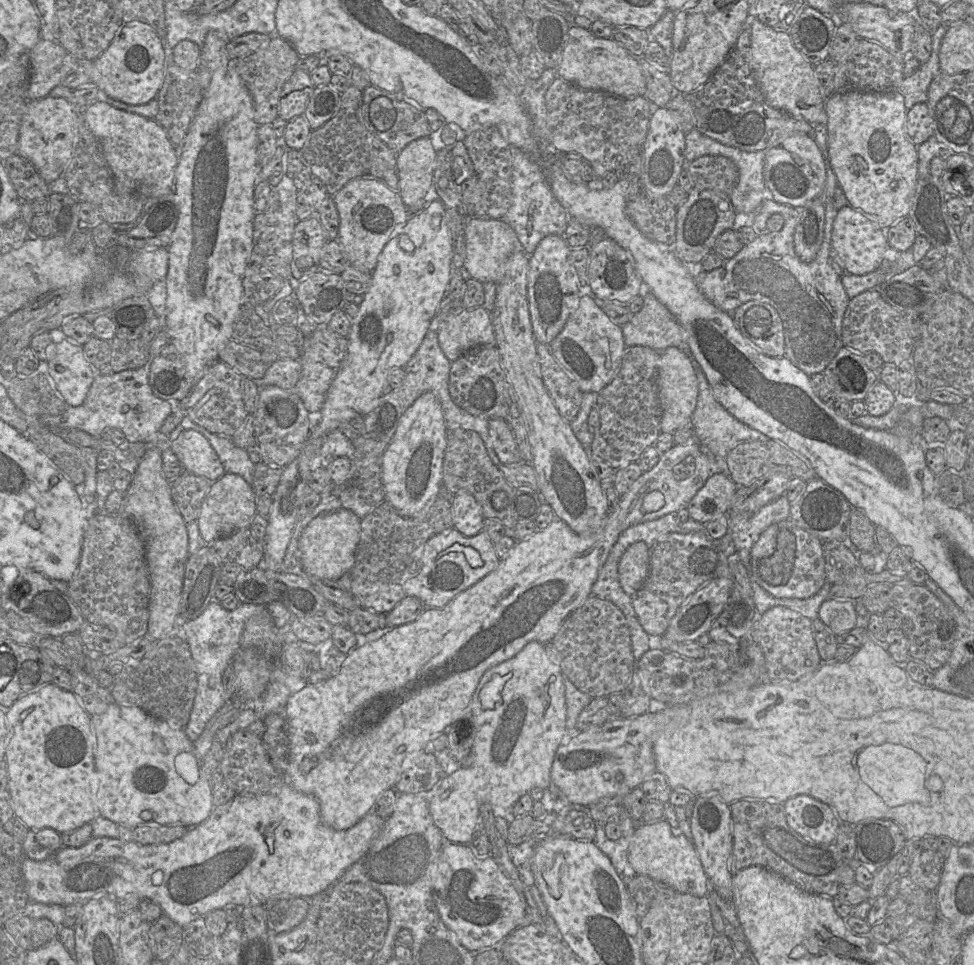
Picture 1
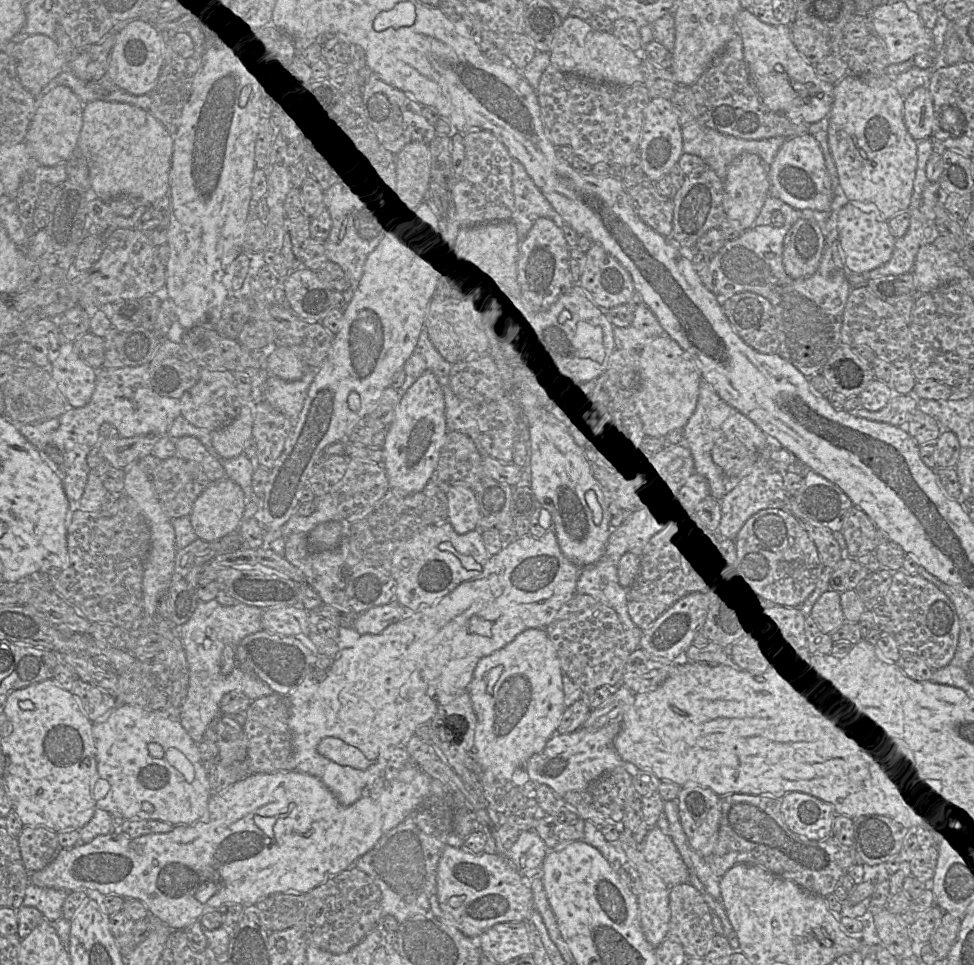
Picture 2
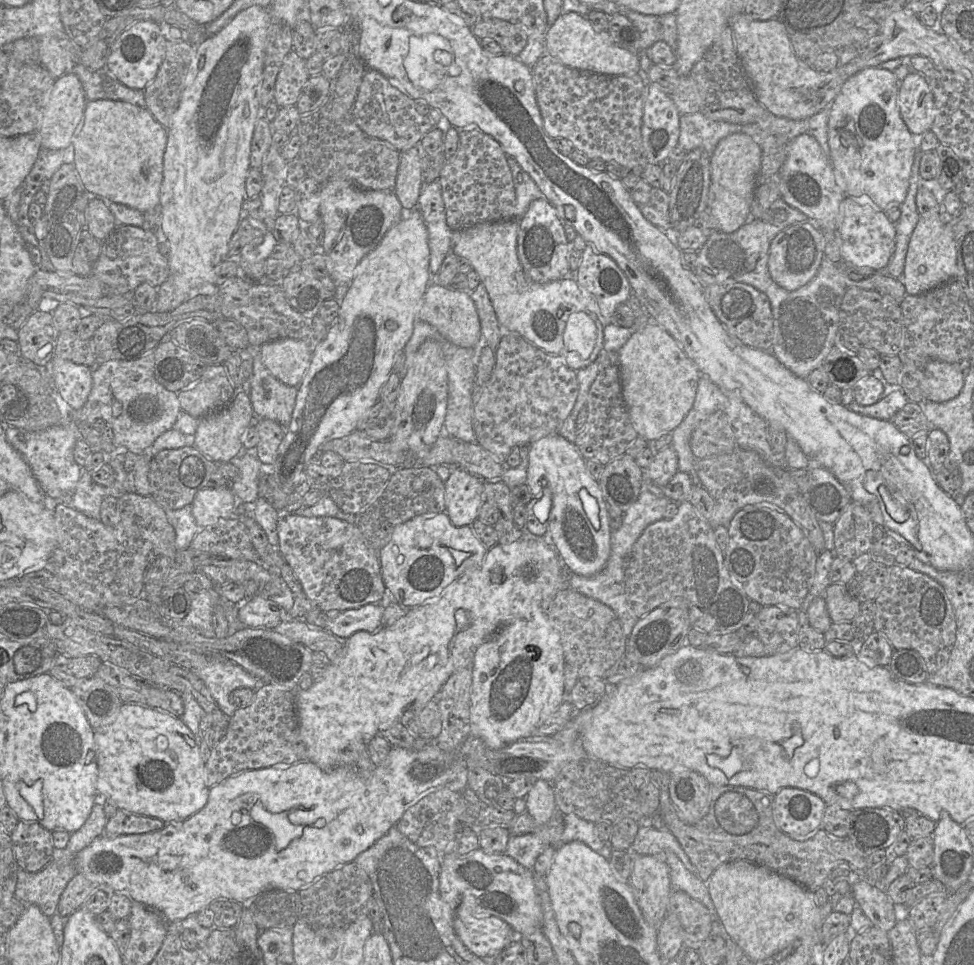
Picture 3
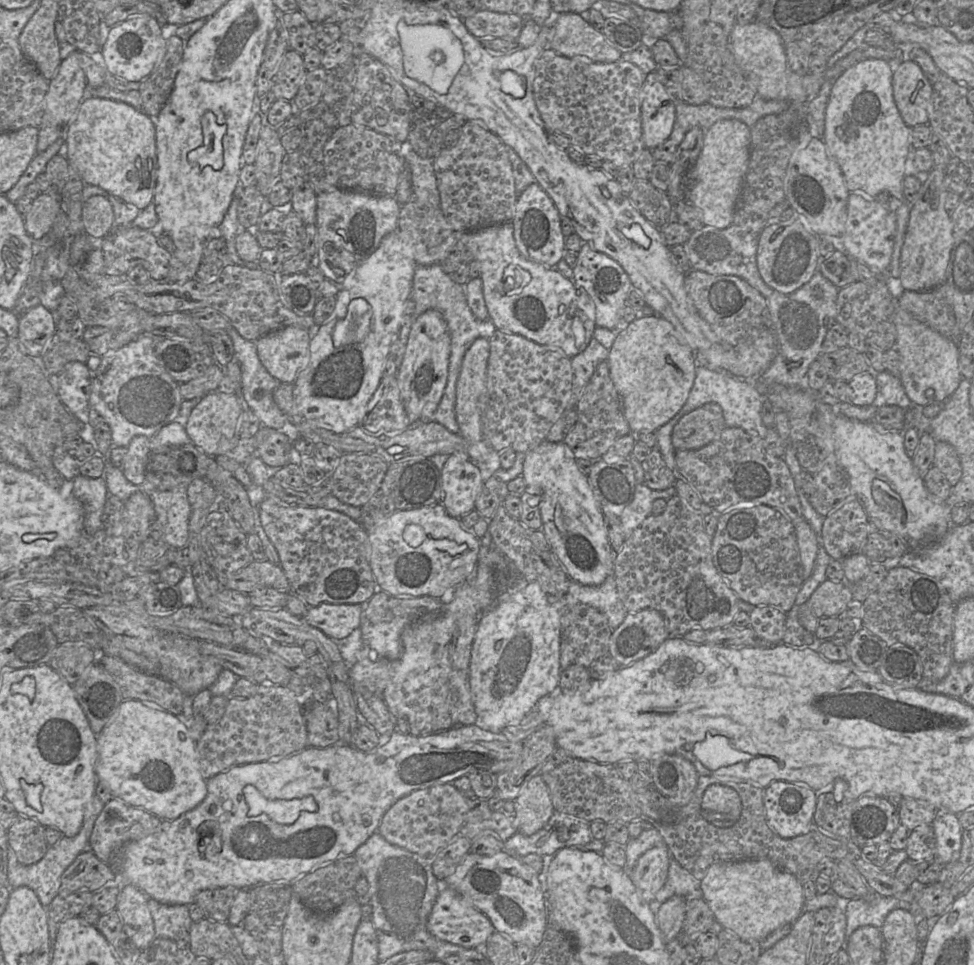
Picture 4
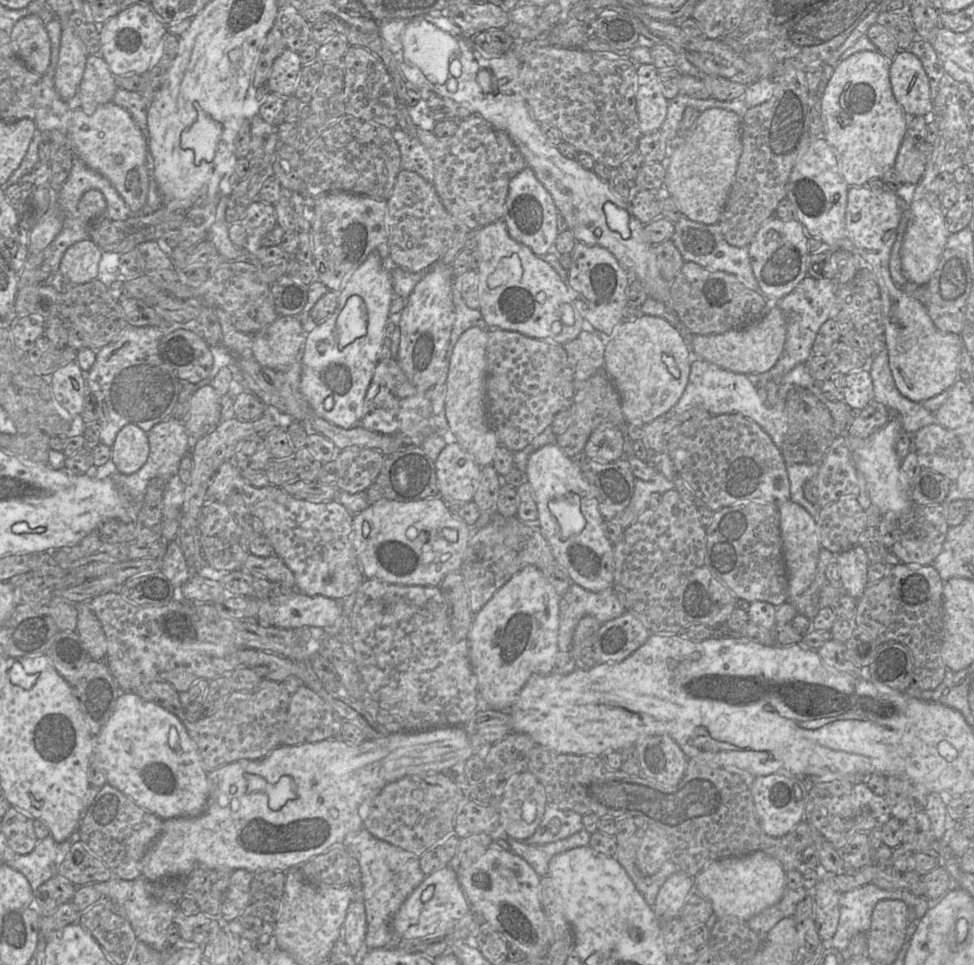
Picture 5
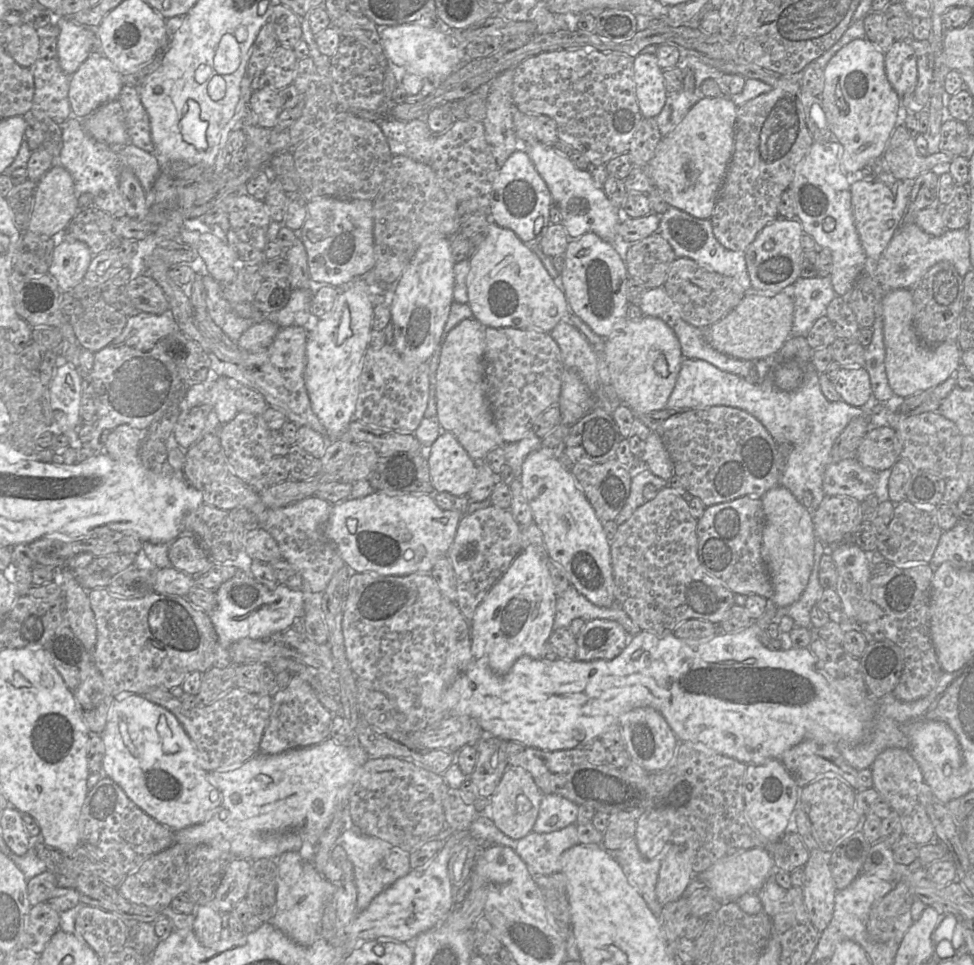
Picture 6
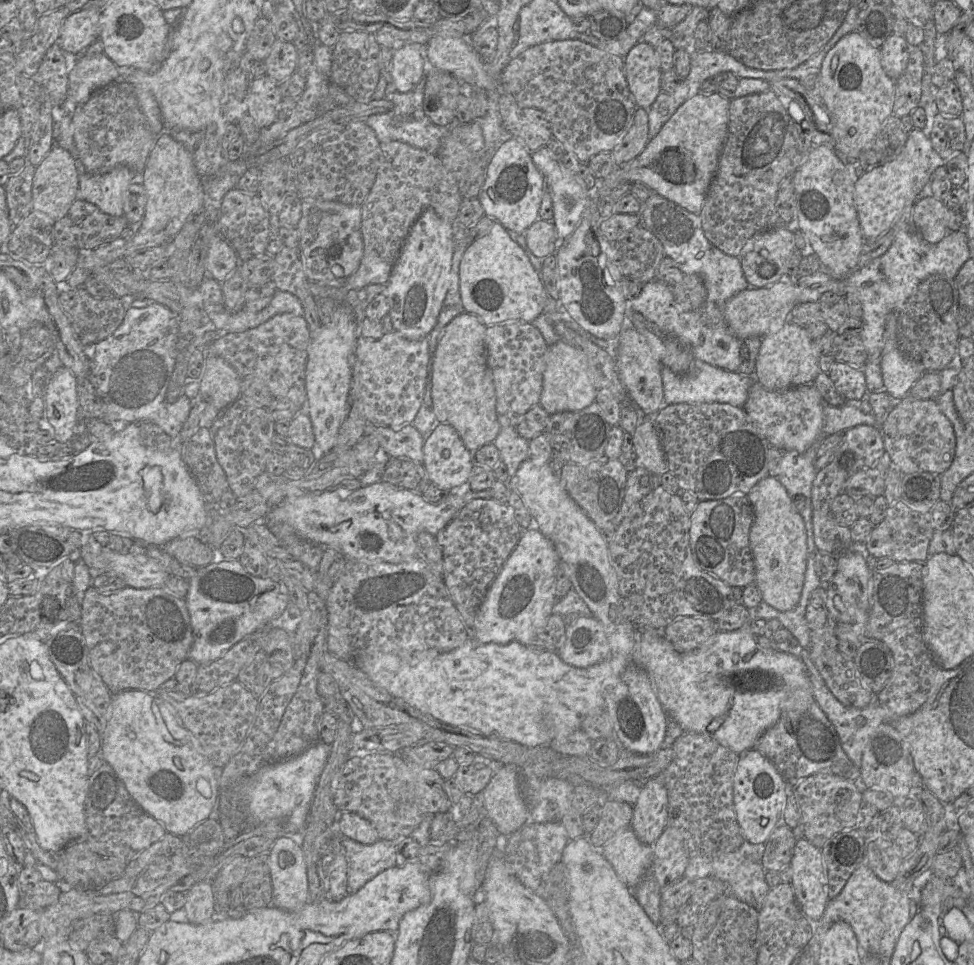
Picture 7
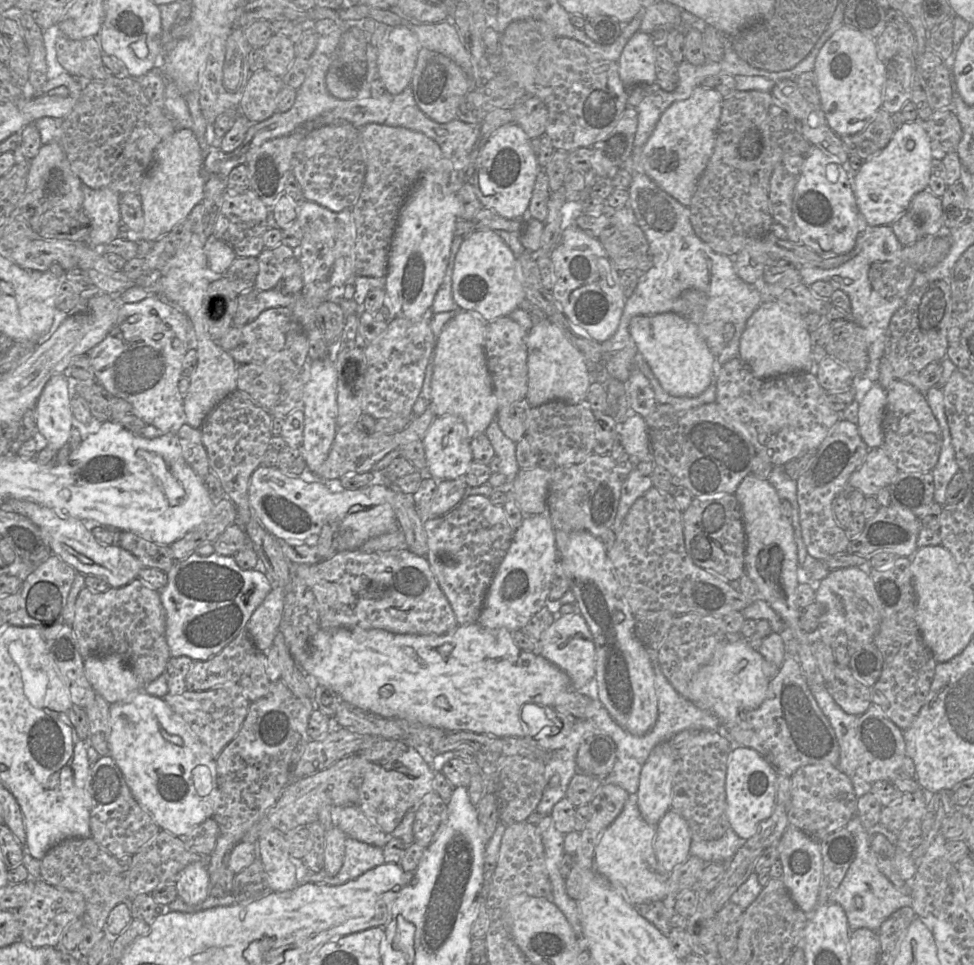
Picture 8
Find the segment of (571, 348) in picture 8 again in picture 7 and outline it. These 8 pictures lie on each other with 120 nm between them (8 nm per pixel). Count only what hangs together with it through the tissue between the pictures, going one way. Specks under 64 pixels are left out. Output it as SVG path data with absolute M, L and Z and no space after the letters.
M561 339L549 346L540 406L550 415L564 411L580 411L595 402L596 392L589 377L587 361L581 351Z

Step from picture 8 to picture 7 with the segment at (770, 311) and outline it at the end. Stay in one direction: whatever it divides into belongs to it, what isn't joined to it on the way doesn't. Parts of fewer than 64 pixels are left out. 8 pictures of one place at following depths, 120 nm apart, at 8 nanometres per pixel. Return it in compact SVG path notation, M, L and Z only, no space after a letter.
M787 321L776 333L762 337L756 360L755 379L767 390L781 391L814 383L820 372L813 354L812 340L804 326Z

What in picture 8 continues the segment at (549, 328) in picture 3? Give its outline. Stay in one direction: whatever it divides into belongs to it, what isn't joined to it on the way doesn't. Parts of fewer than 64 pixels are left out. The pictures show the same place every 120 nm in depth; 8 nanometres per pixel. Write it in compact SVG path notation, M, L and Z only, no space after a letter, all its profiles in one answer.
M474 230L464 238L454 261L452 297L460 309L484 322L509 316L525 299L517 256L495 230Z

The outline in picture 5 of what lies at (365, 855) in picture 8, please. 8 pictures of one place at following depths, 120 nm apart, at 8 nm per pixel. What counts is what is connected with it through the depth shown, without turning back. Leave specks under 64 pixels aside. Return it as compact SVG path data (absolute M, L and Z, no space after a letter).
M364 828L355 834L345 848L357 860L361 872L367 947L396 947L400 939L391 927L391 920L406 898L425 878L419 866L419 857L373 837Z

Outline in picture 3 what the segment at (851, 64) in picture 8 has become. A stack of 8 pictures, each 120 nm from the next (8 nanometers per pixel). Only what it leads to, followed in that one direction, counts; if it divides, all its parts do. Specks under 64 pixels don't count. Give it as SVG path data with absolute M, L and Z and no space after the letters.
M867 67L851 76L830 104L828 119L828 144L832 167L844 178L846 196L868 195L885 210L889 205L901 207L904 202L914 159L913 134L904 123L898 107L900 82L893 71L880 67Z

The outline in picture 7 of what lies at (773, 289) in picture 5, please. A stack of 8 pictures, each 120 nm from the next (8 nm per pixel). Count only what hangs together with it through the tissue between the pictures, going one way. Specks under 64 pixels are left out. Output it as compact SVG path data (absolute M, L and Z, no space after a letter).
M785 226L772 227L752 236L739 256L743 275L749 287L763 288L780 281L786 274L786 261L794 249L794 233Z

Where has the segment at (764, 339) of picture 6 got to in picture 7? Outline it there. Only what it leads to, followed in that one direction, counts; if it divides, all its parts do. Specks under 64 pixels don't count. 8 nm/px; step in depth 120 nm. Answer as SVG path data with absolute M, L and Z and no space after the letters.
M778 281L763 288L749 287L731 297L724 307L724 319L730 331L740 340L750 337L764 337L779 331L790 320L790 314L797 304L797 289L793 283Z

